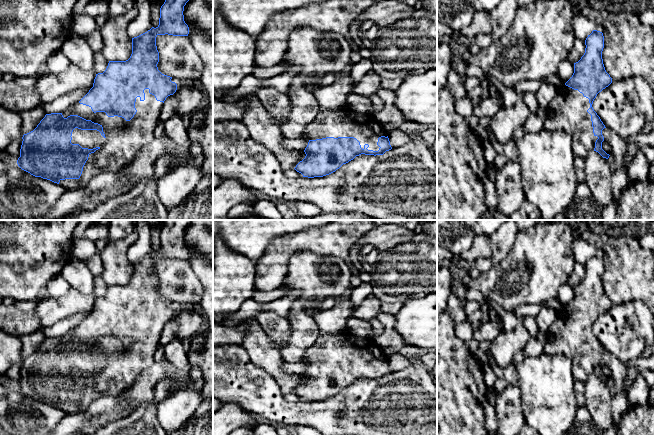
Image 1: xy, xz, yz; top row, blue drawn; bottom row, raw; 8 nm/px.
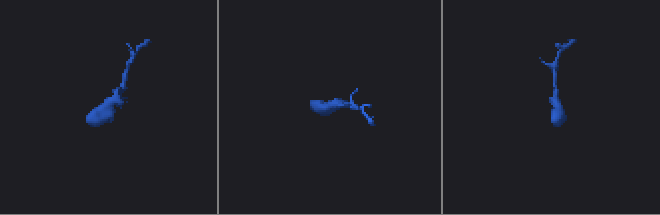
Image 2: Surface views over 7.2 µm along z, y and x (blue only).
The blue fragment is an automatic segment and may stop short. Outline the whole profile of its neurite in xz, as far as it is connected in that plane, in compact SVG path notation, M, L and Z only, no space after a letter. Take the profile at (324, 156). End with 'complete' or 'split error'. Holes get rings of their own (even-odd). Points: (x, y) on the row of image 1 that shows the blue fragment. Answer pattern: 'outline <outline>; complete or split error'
outline M349 107L319 111L314 121L305 127L301 137L309 140L305 158L294 168L303 177L323 177L335 172L356 156L383 155L392 149L388 132L372 115L358 113Z; split error

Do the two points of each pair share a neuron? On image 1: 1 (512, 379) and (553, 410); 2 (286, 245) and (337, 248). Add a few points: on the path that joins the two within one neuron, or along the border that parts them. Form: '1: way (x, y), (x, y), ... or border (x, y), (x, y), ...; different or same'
1: border (514, 365), (518, 376), (517, 384); different
2: way (299, 243), (324, 243); same

